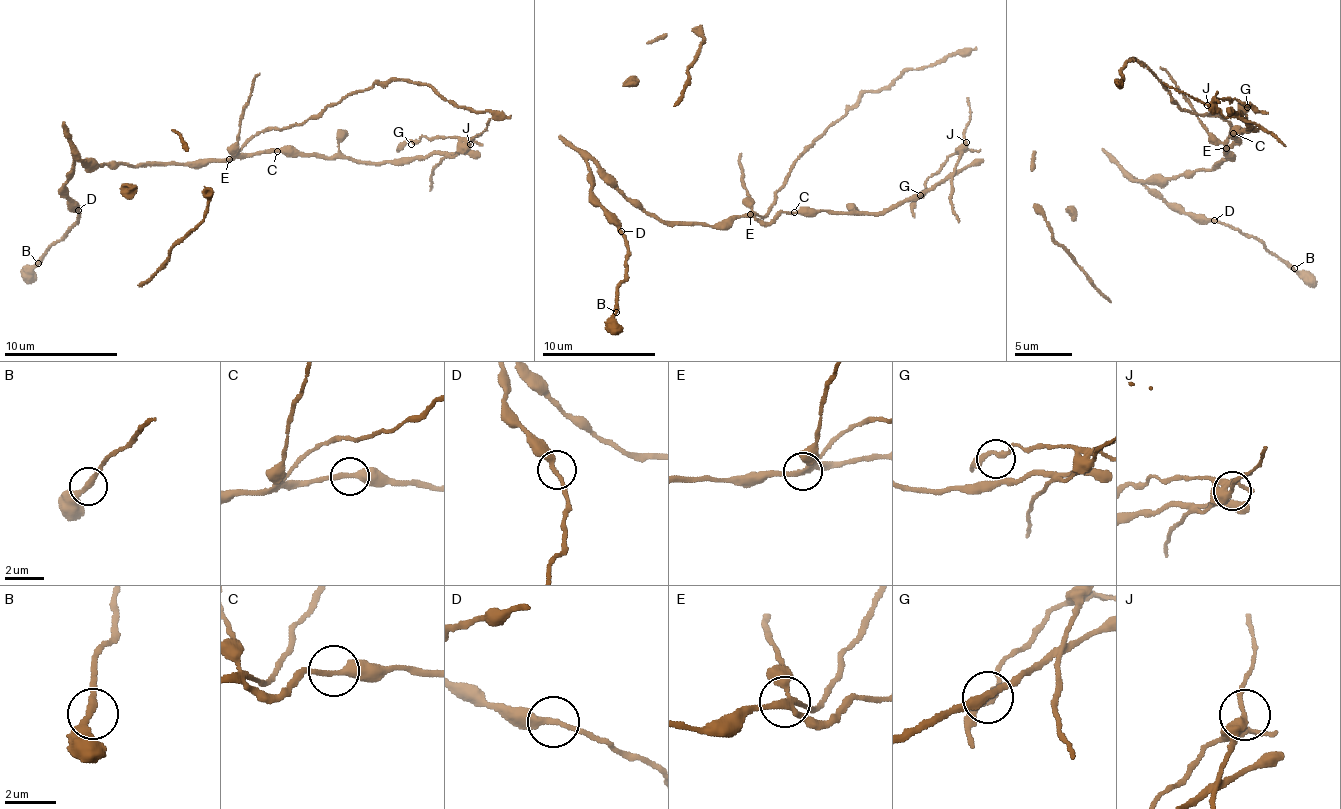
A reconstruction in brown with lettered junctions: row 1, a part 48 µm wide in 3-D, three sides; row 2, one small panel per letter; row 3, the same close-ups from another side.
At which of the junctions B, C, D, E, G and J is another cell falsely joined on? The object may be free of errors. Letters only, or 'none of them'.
E

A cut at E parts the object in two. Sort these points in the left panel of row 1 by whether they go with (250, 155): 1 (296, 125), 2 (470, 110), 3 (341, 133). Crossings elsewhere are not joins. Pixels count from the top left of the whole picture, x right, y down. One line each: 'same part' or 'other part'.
1: other part
2: other part
3: same part

